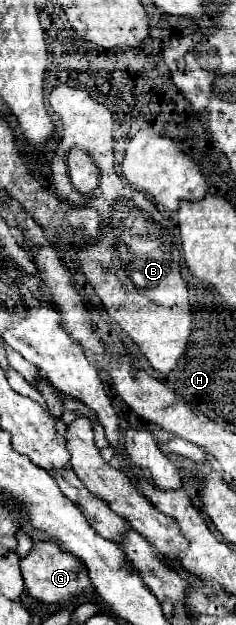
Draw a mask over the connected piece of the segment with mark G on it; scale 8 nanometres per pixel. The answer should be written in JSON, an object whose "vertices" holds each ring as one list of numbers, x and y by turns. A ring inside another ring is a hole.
{"vertices":[[36,542,26,558,20,560,22,578,28,588,28,594,40,600,46,606,64,604,64,602,82,602,94,598,94,586,88,578,88,570,80,558,62,550,56,542]]}

